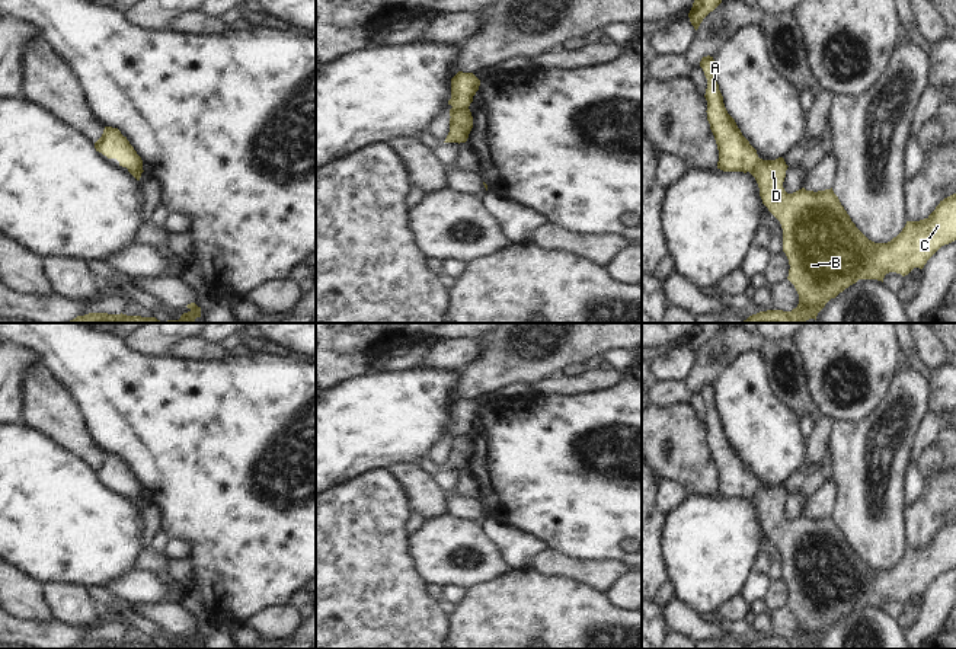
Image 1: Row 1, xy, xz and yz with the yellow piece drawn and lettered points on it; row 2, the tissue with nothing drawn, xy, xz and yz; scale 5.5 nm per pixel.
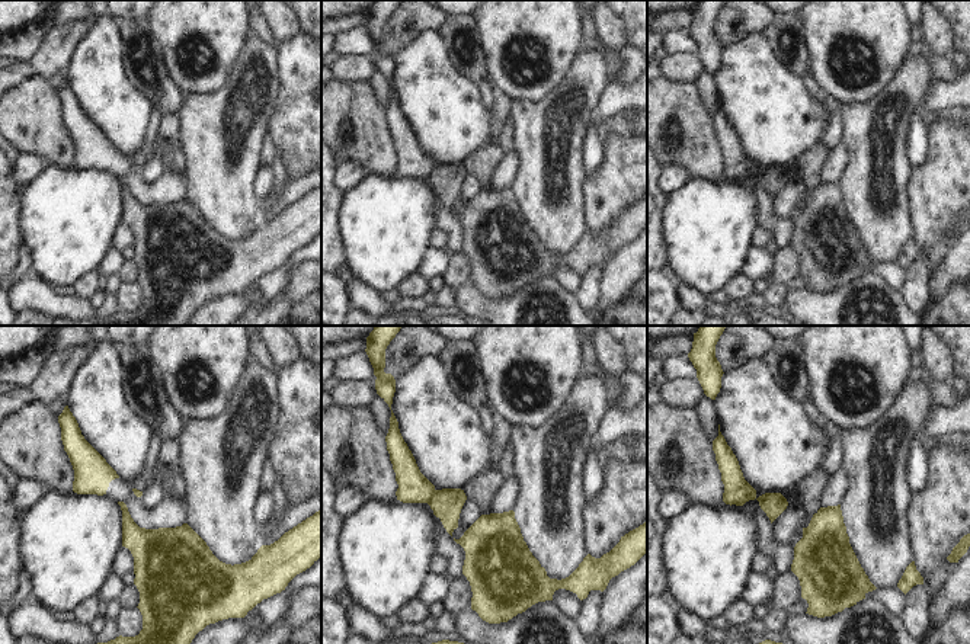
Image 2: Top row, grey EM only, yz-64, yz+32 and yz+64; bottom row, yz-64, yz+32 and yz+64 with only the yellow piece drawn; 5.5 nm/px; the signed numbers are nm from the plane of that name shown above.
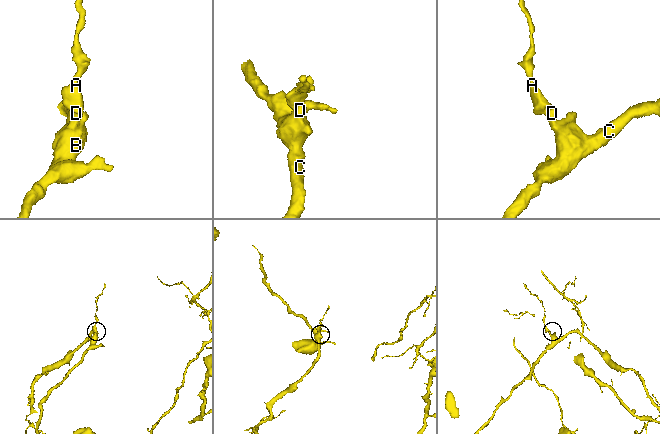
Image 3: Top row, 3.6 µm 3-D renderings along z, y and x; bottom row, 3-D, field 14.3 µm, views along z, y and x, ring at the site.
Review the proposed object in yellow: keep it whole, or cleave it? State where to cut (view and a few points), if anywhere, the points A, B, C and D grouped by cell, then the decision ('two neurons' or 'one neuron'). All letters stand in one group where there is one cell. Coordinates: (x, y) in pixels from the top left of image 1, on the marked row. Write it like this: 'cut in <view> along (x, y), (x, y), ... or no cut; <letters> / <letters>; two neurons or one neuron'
cut in xy along (127, 166), (138, 166), (141, 169); A / B C D; two neurons

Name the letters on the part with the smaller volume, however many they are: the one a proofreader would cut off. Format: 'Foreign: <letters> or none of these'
Foreign: A

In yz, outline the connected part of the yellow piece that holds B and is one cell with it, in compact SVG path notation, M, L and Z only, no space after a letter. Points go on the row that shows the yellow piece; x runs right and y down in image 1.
M783 157L760 159L752 167L760 196L783 228L783 252L789 259L787 279L799 294L799 304L792 311L767 310L749 316L744 323L805 323L815 319L825 304L859 279L877 279L889 272L908 275L914 268L923 269L927 260L944 244L956 240L956 194L944 198L924 220L907 221L902 231L888 243L869 240L851 221L832 188L787 194L783 188L787 164Z

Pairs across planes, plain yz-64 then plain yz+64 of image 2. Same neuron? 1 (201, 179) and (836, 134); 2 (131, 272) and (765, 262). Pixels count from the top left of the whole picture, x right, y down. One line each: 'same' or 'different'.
1: different
2: different

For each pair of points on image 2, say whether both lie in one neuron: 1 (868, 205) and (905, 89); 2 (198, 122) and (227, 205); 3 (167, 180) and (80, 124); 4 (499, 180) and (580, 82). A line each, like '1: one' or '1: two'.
1: one
2: one
3: one
4: two

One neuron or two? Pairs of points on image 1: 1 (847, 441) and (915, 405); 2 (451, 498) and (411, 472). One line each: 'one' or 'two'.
1: one
2: two

